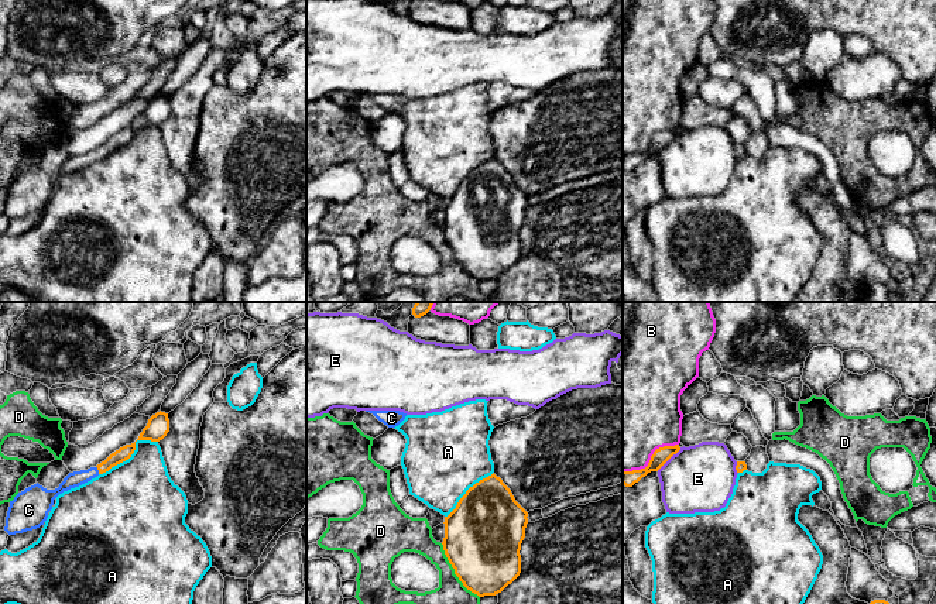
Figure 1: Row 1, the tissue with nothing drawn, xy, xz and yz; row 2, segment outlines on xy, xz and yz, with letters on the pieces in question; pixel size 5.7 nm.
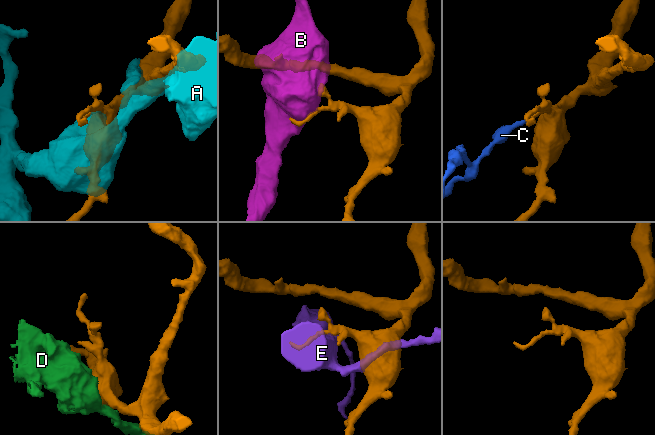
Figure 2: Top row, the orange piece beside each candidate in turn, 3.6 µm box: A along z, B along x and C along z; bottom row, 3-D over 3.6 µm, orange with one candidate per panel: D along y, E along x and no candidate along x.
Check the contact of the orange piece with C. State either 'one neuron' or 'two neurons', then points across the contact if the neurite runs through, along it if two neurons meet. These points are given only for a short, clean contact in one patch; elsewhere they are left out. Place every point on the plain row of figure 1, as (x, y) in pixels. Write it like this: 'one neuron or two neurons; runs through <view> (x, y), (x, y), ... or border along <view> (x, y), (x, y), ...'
one neuron; runs through xy (123, 137), (98, 153), (75, 162)

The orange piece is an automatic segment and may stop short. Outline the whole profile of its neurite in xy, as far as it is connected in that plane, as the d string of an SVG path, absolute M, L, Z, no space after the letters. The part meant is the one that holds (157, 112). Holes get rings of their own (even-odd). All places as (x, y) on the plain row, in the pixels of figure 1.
M160 95L148 103L147 110L143 113L137 124L160 126L167 120L168 116L168 97Z

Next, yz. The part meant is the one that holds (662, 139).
M679 128L675 130L664 130L654 135L651 144L645 152L623 155L623 168L625 171L632 171L642 161L645 161L651 155L658 155L673 138L680 134Z

